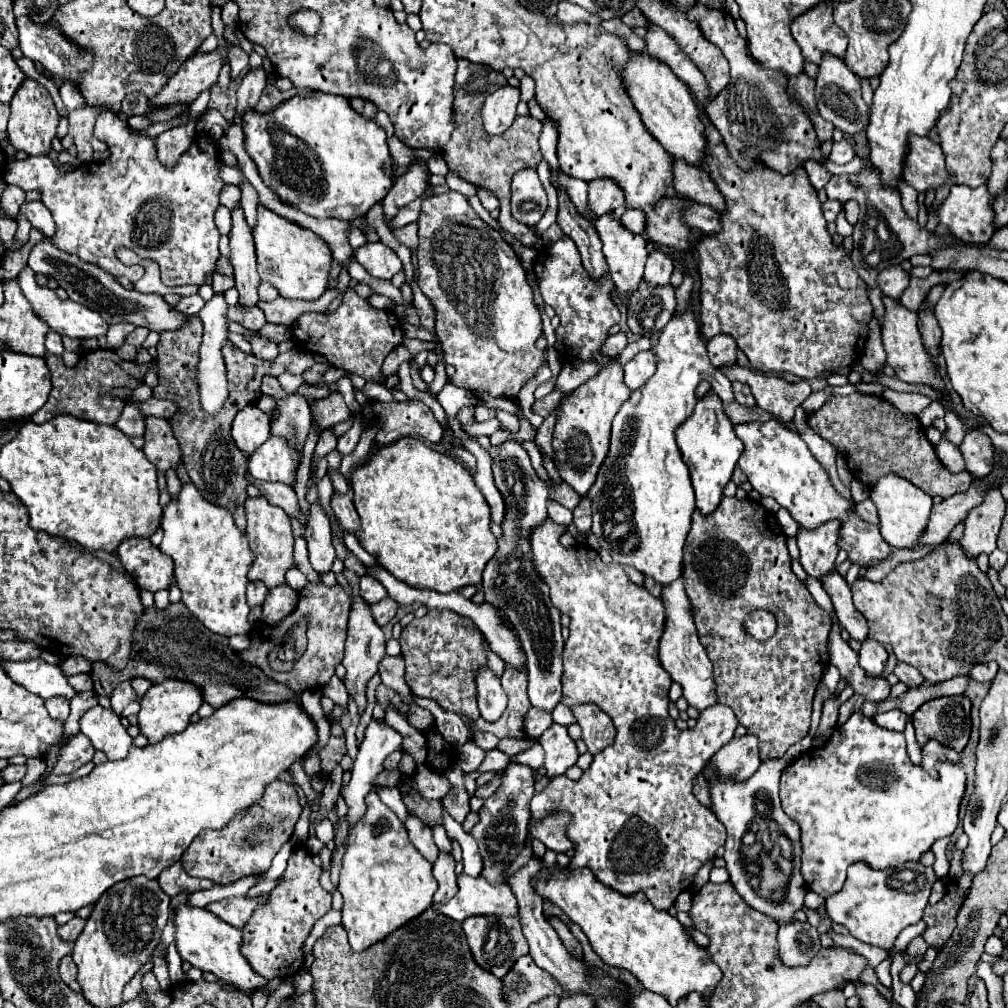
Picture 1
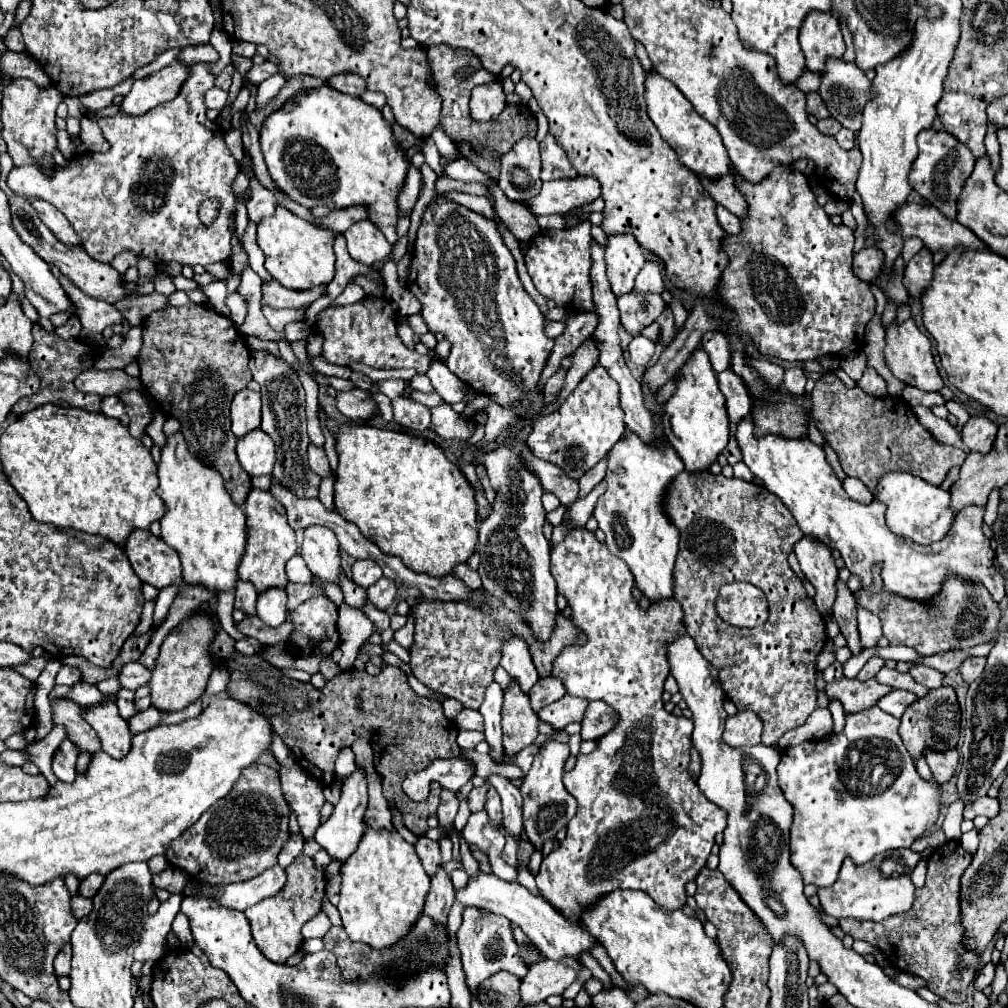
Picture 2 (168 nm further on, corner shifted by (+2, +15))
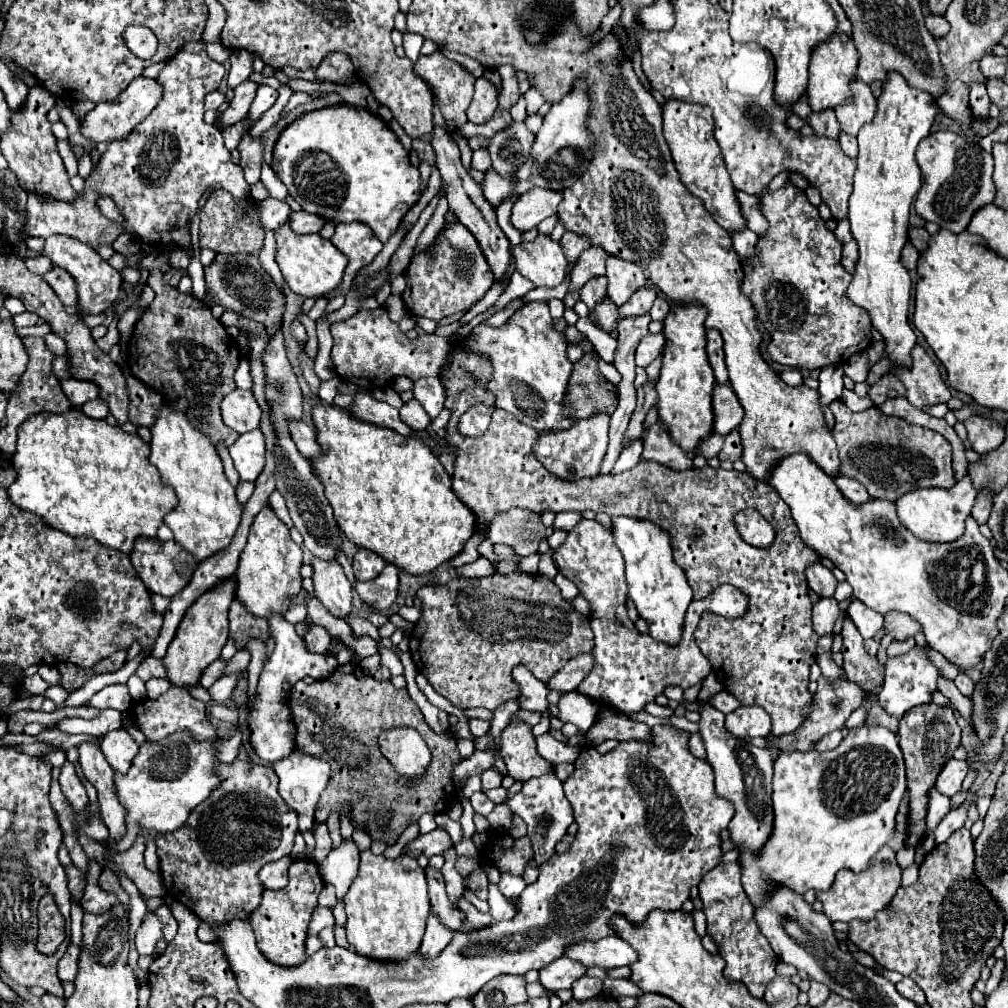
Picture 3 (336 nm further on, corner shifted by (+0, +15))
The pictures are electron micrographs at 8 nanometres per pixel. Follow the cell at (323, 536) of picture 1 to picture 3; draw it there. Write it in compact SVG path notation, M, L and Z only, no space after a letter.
M318 557L312 559L314 567L314 587L318 601L340 619L352 611L352 585L346 579L340 563L336 561L322 561Z

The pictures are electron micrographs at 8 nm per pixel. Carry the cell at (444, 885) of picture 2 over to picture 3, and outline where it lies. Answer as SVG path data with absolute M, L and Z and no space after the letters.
M430 915L428 925L426 925L426 933L424 933L424 939L420 945L420 955L424 959L436 957L450 943L452 937L454 937L454 933L450 929L446 929L444 925L440 925L436 915Z

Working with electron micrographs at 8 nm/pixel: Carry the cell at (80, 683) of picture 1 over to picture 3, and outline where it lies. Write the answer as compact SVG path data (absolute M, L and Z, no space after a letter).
M44 665L38 669L38 675L52 687L52 685L60 685L60 673L56 667L50 667L50 665Z

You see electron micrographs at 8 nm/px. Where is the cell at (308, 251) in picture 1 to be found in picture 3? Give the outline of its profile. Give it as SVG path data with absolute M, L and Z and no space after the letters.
M288 225L274 231L278 243L276 261L288 283L288 287L302 297L328 297L342 283L348 259L328 241L316 235L296 235Z

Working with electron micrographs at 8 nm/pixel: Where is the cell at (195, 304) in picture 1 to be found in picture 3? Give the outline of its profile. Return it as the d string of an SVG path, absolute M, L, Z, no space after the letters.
M52 235L46 239L44 243L44 257L52 259L52 263L60 265L62 269L66 269L74 281L76 281L76 291L78 291L78 313L80 315L98 315L102 311L106 311L108 307L112 307L112 303L118 297L118 287L120 287L120 273L110 267L94 249L90 249L86 243L72 239L68 235Z

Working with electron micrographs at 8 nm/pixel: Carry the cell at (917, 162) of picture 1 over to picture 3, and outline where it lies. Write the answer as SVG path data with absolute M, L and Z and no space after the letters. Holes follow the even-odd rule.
M936 131L920 141L916 159L922 171L922 187L916 195L914 207L924 221L932 221L942 229L960 233L968 227L978 209L994 201L994 181L990 177L994 161L978 143L950 131ZM954 173L956 183L948 183Z

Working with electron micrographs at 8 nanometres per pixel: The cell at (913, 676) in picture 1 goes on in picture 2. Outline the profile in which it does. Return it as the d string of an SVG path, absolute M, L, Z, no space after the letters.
M912 665L908 673L910 673L918 683L926 685L928 689L940 687L940 685L942 685L942 679L944 679L944 675L942 675L940 671L930 669L930 667L924 667L924 665Z

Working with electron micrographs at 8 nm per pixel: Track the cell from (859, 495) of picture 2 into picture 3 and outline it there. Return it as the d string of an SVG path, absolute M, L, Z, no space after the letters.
M844 475L836 477L836 485L838 485L838 489L842 491L842 495L844 495L850 503L854 503L854 505L866 503L866 501L870 499L870 495L866 493L864 485L860 485L858 481L854 481L854 479L850 479L850 477L844 477Z

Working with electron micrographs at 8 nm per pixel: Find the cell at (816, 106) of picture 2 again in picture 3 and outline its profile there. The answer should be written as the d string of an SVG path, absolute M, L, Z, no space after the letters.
M826 109L822 113L812 113L808 119L808 125L814 129L816 137L838 139L840 135L840 123L836 121L836 115L832 109Z

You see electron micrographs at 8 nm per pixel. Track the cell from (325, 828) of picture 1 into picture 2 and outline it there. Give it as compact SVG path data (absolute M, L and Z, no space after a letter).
M282 767L280 781L282 781L282 791L288 805L298 815L302 835L306 839L314 837L314 831L322 821L320 809L326 803L320 781L316 781L312 775L308 775L300 767L292 767L292 769Z

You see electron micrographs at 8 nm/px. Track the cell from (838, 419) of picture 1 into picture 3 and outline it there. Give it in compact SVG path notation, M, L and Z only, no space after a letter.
M832 401L830 411L836 419L832 435L838 443L842 463L840 473L860 481L872 499L896 501L898 497L914 489L950 489L956 485L952 471L952 447L940 433L918 425L910 425L900 417L884 415L878 407L854 413L842 401Z

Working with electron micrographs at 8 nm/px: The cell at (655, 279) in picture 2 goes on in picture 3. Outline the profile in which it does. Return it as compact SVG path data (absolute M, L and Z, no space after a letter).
M642 287L638 289L622 307L620 307L620 313L618 317L620 319L626 319L626 317L638 317L642 313L648 313L652 303L656 299L656 291L648 289L648 287Z

